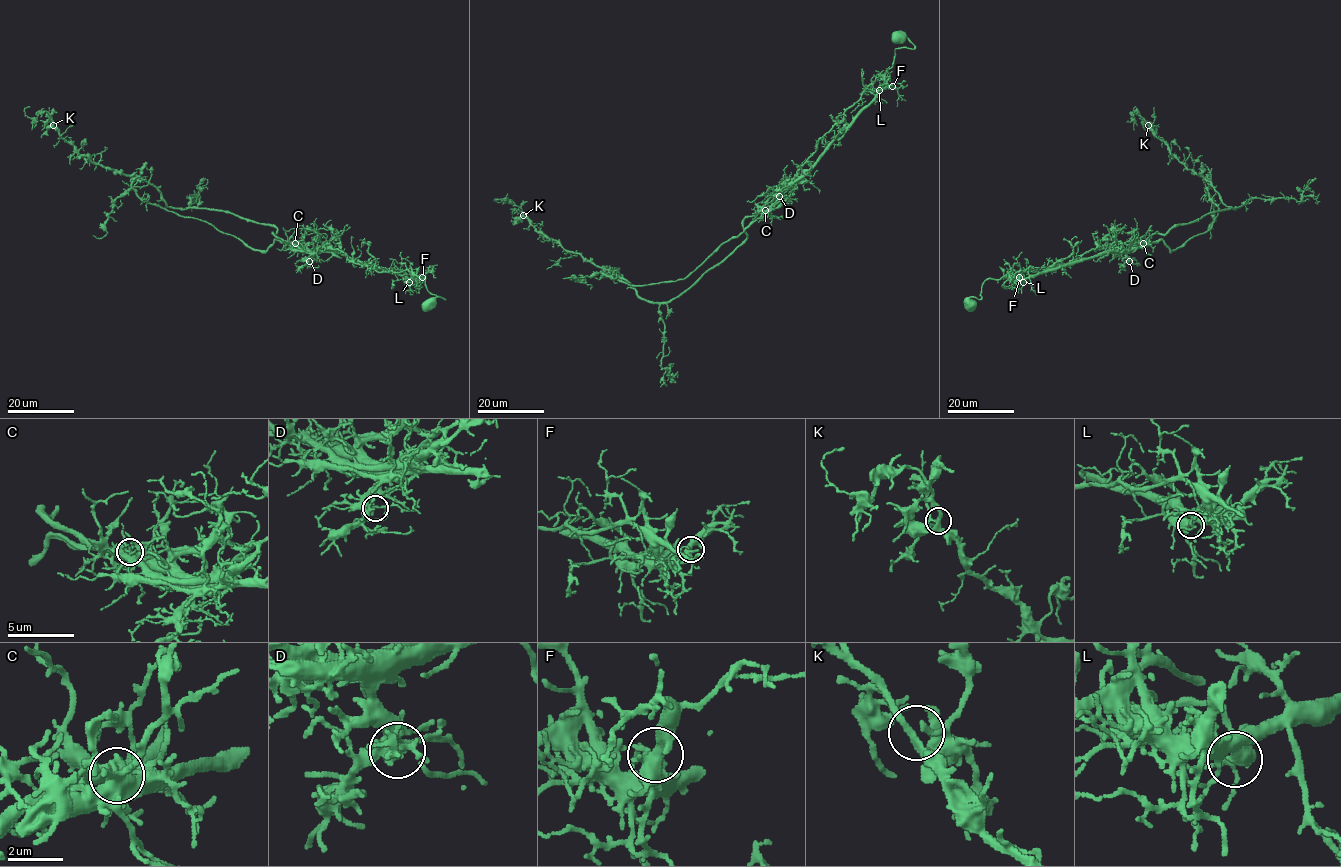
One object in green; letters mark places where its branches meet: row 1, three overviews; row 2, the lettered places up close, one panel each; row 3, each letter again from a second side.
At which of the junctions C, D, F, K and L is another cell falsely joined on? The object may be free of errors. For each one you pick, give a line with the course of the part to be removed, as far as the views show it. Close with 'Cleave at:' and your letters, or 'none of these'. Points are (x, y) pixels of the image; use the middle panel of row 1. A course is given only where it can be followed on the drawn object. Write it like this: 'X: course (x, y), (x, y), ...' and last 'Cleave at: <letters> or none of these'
C: course (765, 210), (735, 238), (722, 243), (684, 278), (630, 285), (597, 272), (582, 281), (577, 277), (563, 278)
Cleave at: C

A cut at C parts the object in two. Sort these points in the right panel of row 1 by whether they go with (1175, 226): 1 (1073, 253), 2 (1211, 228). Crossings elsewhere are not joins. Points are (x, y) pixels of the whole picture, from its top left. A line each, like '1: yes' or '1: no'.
1: yes
2: no

